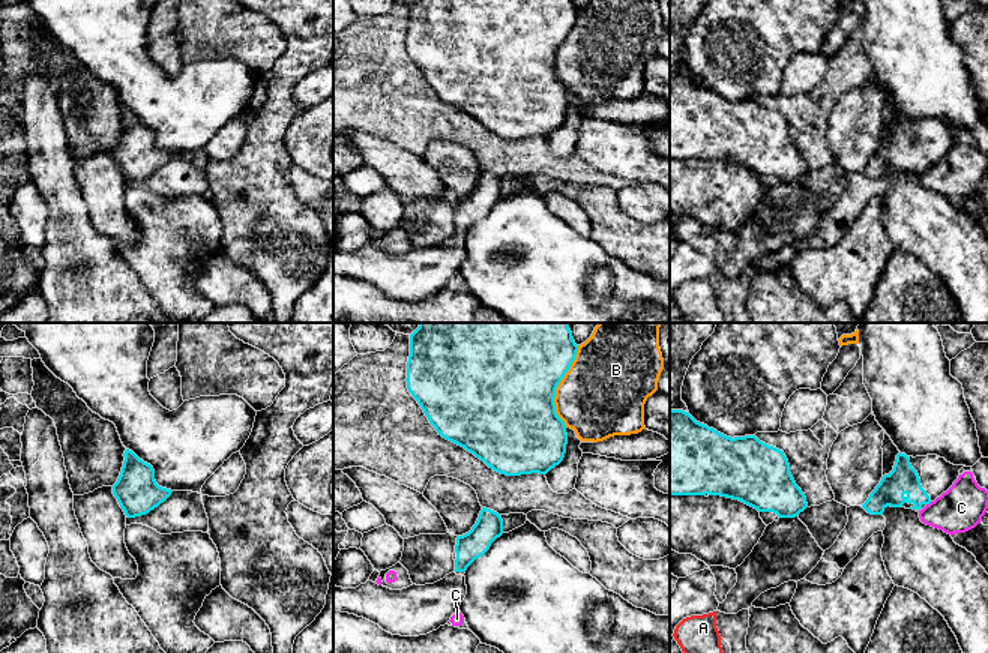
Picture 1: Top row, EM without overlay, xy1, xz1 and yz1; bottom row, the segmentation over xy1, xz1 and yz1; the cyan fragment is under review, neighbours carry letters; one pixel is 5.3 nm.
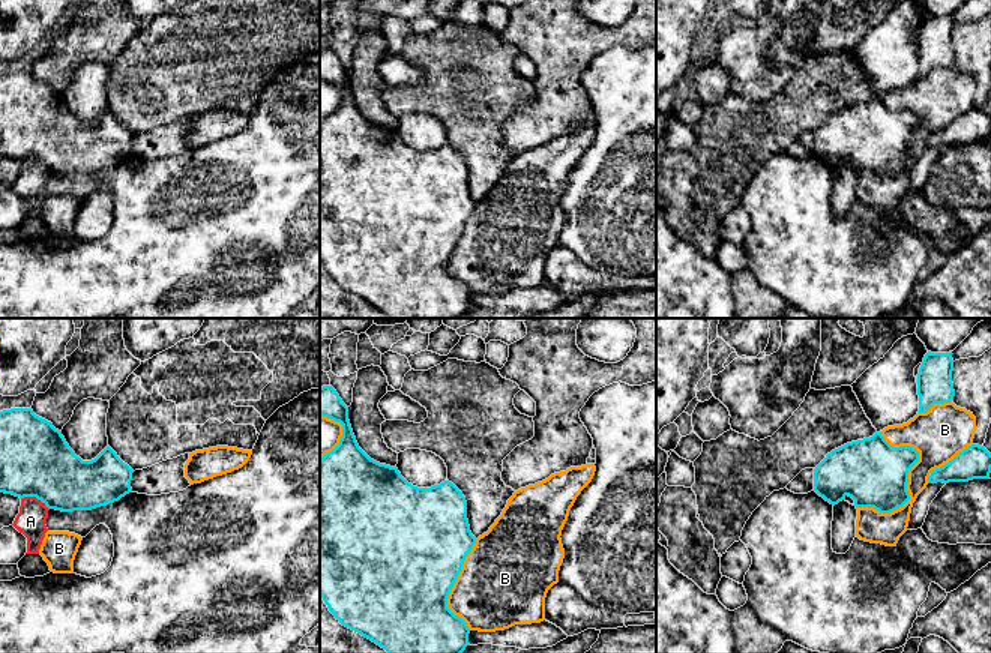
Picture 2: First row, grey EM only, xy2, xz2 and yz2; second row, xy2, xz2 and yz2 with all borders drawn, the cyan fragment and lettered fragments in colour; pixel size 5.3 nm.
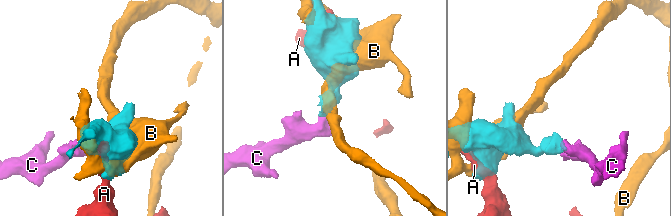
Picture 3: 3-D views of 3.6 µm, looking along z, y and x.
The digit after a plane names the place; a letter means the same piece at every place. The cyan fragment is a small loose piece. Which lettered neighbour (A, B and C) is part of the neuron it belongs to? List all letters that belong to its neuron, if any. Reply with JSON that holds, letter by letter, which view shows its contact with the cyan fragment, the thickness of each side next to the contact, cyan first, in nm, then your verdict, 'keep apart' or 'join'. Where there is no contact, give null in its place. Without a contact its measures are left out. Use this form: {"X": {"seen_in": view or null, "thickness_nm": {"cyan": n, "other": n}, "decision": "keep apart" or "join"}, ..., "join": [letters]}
{"A": {"seen_in": "xy2", "thickness_nm": {"cyan": 380, "other": 160}, "decision": "keep apart"}, "B": {"seen_in": "yz2", "thickness_nm": {"cyan": 360, "other": 280}, "decision": "keep apart"}, "C": {"seen_in": "yz1", "thickness_nm": {"cyan": 160, "other": 240}, "decision": "keep apart"}, "join": []}

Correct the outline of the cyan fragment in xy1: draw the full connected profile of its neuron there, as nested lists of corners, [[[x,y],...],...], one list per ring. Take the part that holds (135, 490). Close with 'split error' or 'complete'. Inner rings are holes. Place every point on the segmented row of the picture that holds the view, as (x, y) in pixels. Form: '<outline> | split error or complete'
[[[126,449],[123,456],[123,467],[113,485],[113,494],[128,518],[146,515],[164,503],[173,491],[159,486],[153,467],[132,450]]] | complete

